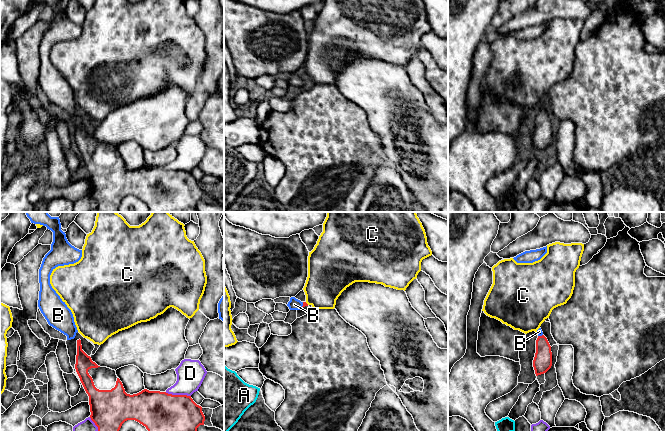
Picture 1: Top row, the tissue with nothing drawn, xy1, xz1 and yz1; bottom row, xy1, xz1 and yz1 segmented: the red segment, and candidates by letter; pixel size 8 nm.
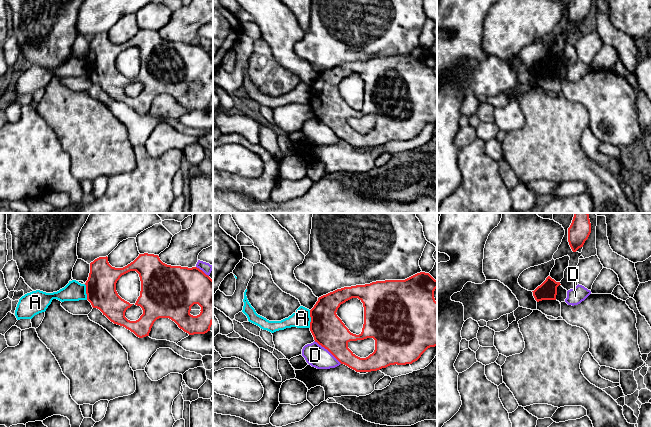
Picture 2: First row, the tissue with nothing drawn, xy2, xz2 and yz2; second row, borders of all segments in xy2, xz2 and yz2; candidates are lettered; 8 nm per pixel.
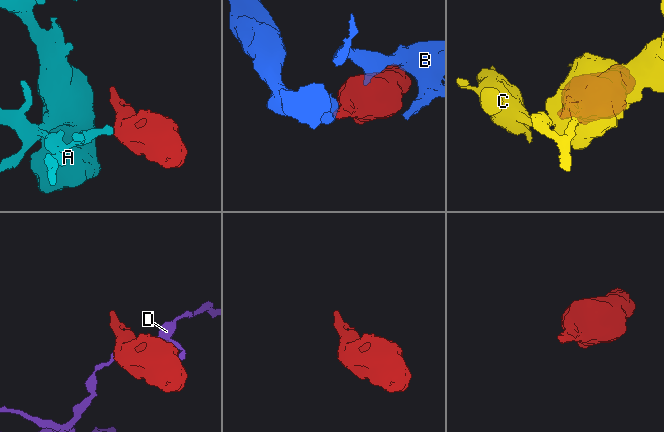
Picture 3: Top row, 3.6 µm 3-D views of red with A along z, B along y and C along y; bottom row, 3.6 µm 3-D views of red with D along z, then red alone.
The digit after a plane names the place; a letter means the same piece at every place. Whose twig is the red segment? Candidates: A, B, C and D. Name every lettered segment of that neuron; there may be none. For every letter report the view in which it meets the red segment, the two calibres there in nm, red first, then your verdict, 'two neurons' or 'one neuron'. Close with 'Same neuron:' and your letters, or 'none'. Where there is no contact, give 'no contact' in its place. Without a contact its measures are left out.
A: contact in xz2; calibres 260 and 150 nm; two neurons
B: contact in xz1; calibres 30 and 100 nm; one neuron
C: contact in xz1; calibres 30 and 320 nm; two neurons
D: contact in xz2; calibres 260 and 180 nm; two neurons
Same neuron: B

